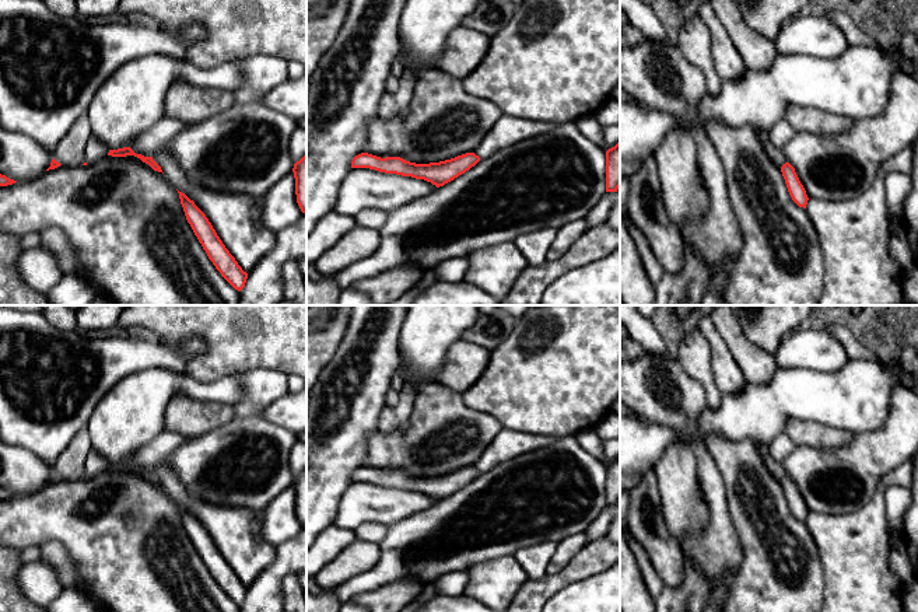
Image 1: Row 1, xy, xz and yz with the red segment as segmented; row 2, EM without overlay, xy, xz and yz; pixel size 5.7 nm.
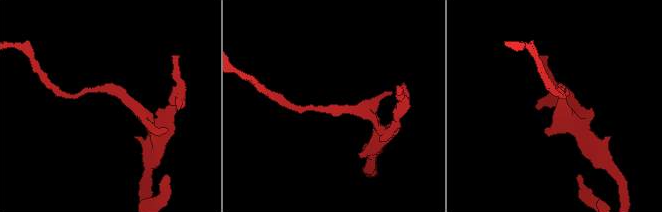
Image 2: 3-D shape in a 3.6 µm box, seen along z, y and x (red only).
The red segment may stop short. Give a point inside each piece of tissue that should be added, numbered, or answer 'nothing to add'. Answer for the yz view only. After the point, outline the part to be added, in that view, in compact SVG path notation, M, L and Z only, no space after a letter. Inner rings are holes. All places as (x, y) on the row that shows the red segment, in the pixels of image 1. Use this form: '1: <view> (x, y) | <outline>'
nothing to add

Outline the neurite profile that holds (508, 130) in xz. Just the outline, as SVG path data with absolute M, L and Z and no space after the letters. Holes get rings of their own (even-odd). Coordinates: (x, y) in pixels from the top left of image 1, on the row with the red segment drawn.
M501 115L498 122L486 134L473 153L480 158L487 158L511 144L551 132L554 126L556 125L553 123L543 123L540 120L528 120L511 115Z

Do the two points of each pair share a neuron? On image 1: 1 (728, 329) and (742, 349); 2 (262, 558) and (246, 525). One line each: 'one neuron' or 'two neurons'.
1: one neuron
2: one neuron

